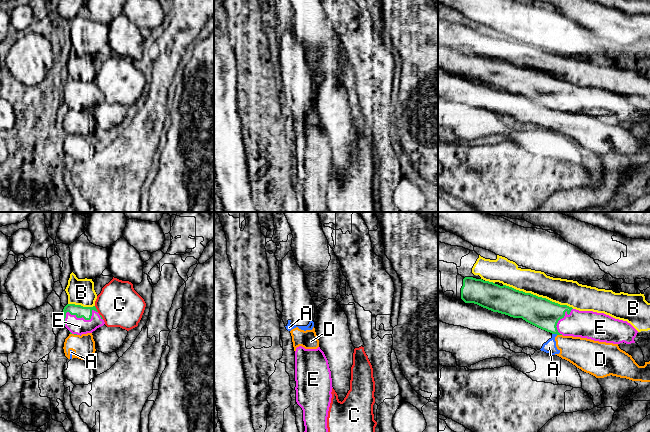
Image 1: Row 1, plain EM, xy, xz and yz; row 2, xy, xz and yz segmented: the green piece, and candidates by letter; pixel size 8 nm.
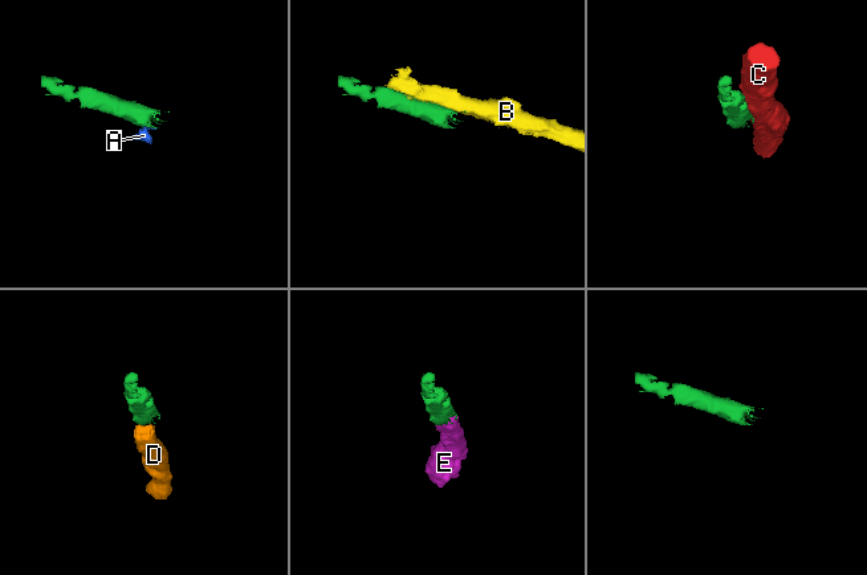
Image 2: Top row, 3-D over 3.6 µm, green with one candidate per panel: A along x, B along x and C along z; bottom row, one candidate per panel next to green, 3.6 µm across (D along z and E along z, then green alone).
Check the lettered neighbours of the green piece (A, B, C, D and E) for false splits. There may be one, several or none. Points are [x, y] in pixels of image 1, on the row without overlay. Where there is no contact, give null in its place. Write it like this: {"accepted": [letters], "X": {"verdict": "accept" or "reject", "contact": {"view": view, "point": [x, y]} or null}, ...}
{"accepted": ["E"], "A": {"verdict": "reject", "contact": {"view": "yz", "point": [555, 109]}}, "B": {"verdict": "reject", "contact": {"view": "yz", "point": [537, 72]}}, "C": {"verdict": "reject", "contact": {"view": "xy", "point": [96, 85]}}, "D": {"verdict": "reject", "contact": {"view": "yz", "point": [559, 110]}}, "E": {"verdict": "accept", "contact": {"view": "xy", "point": [78, 93]}}}

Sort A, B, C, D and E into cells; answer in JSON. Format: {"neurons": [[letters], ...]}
{"neurons": [["A", "D"], ["B"], ["C"], ["E"]]}

